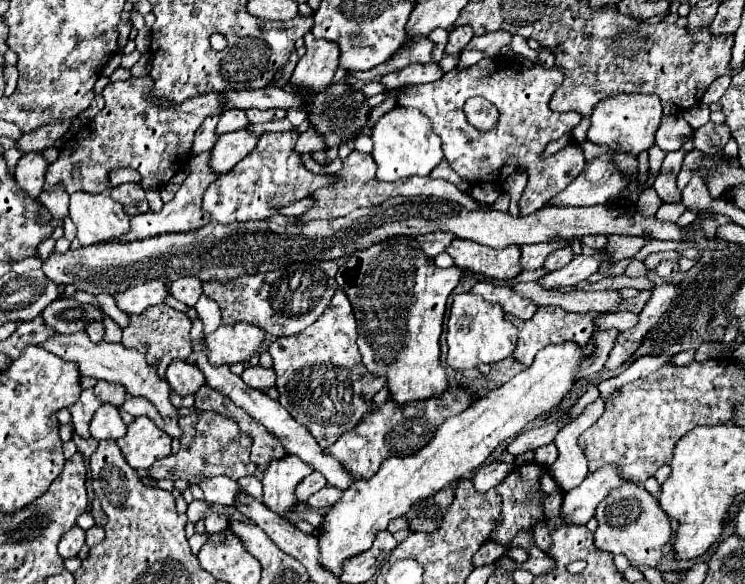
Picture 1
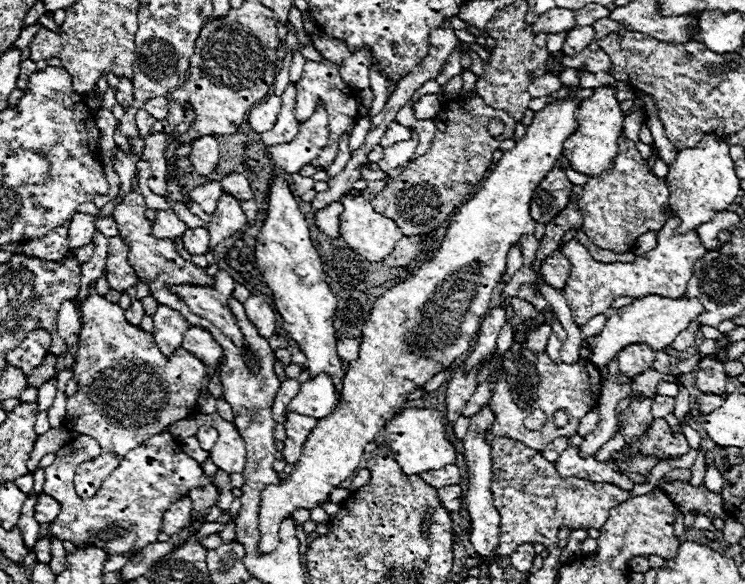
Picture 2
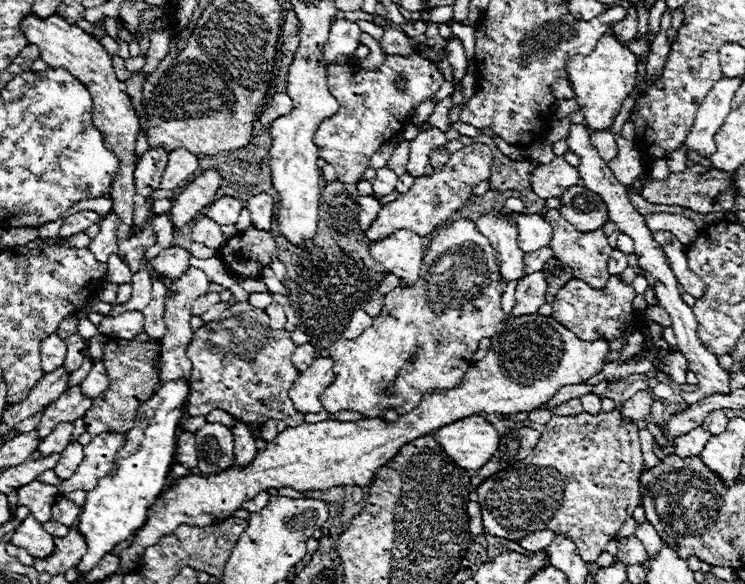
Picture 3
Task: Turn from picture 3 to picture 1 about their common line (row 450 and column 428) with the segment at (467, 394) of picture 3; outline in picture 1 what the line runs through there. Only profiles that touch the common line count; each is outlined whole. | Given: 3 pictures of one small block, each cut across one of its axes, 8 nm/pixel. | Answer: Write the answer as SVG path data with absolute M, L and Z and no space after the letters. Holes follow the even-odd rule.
M394 236L392 240L384 240L382 244L374 244L374 248L366 248L350 254L348 262L340 266L336 282L348 296L356 326L358 326L358 350L362 354L362 362L370 372L384 374L388 378L390 396L396 404L408 404L414 400L428 400L432 396L440 396L446 384L446 372L440 364L440 346L438 338L442 334L442 320L446 312L446 300L450 292L456 288L462 270L458 266L438 268L428 260L428 256L418 248L416 238Z

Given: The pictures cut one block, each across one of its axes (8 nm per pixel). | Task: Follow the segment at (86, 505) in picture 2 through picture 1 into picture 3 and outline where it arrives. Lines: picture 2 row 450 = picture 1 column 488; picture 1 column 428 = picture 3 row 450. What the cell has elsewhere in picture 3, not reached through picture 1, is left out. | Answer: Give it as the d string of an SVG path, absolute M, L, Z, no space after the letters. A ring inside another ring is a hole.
M104 432L94 436L88 446L84 446L84 460L72 478L58 484L60 494L84 490L90 492L96 488L98 480L108 476L114 470L118 448L126 442L128 432Z

